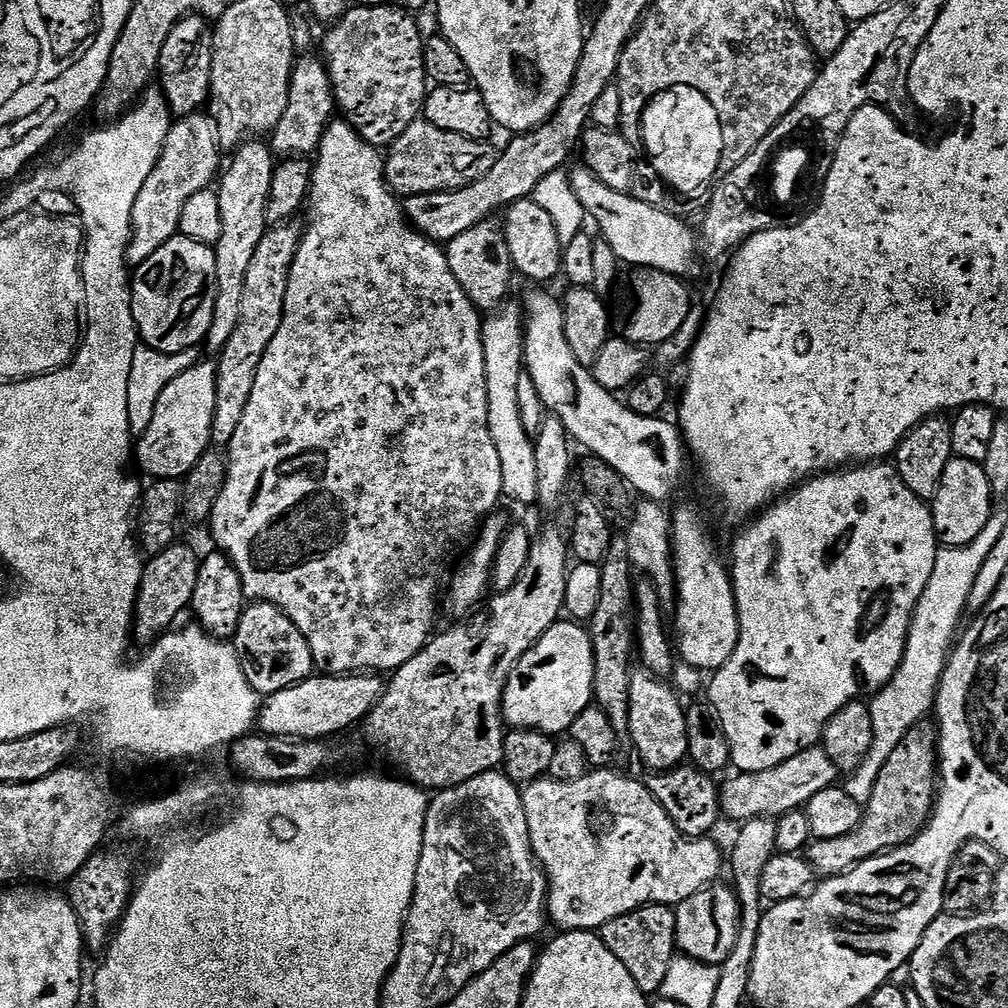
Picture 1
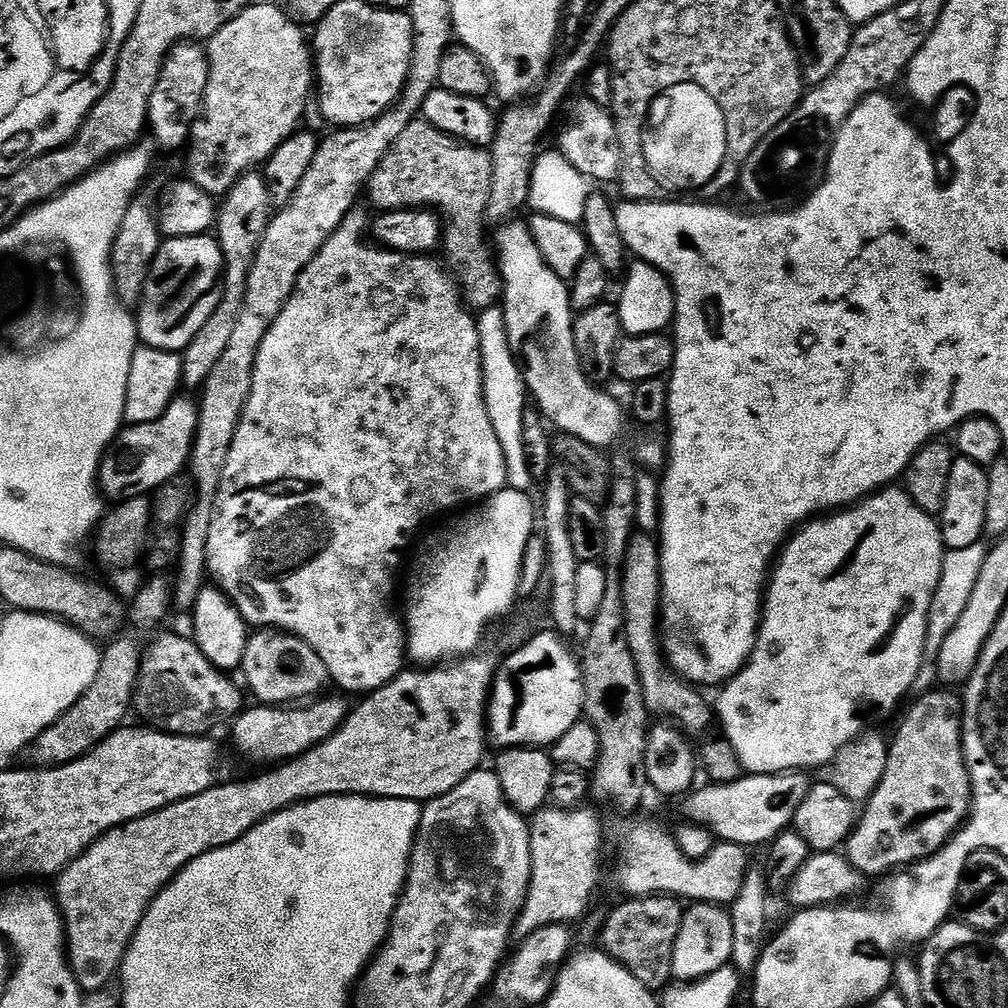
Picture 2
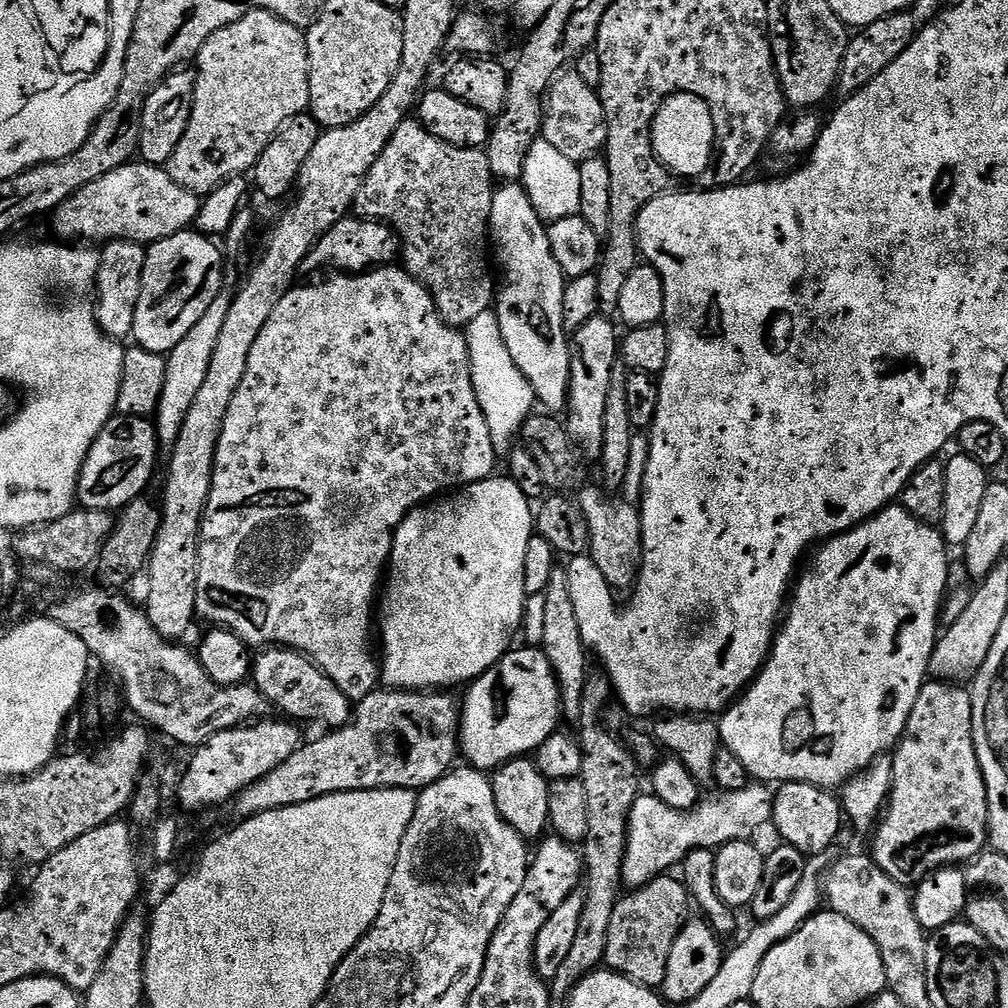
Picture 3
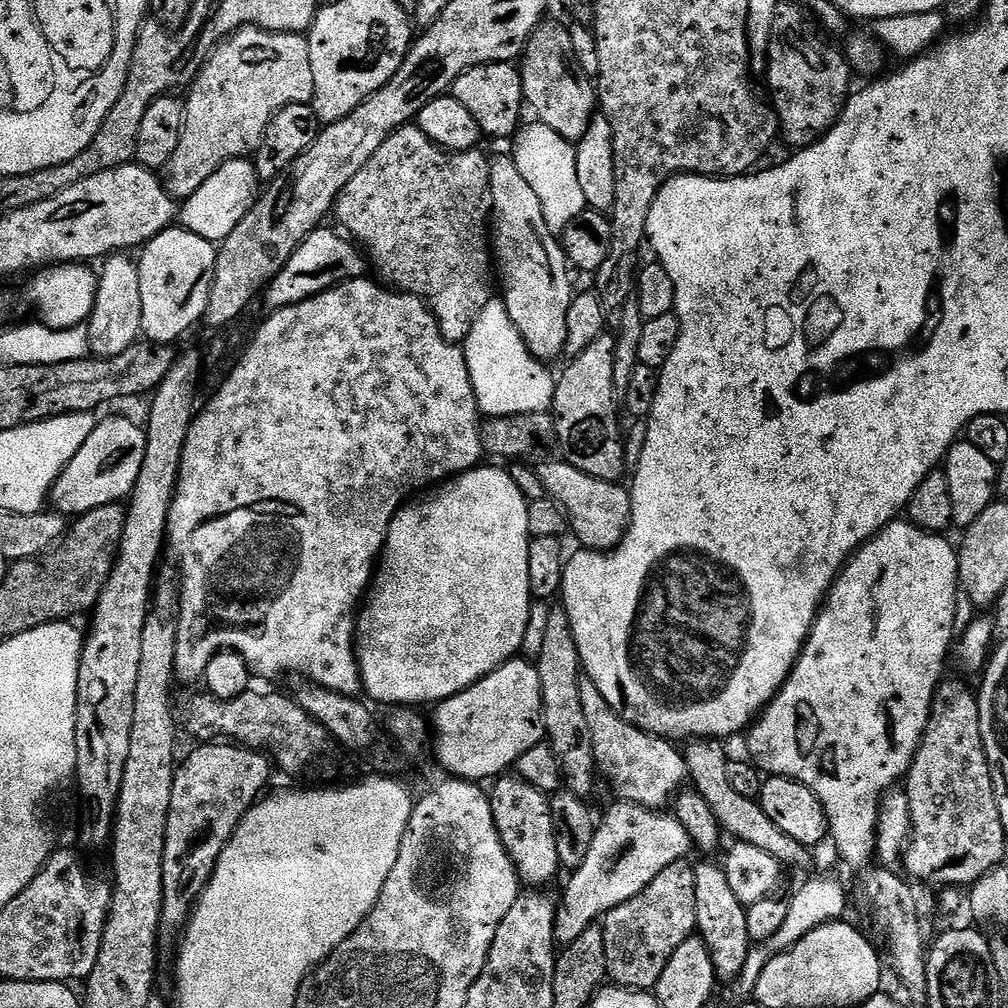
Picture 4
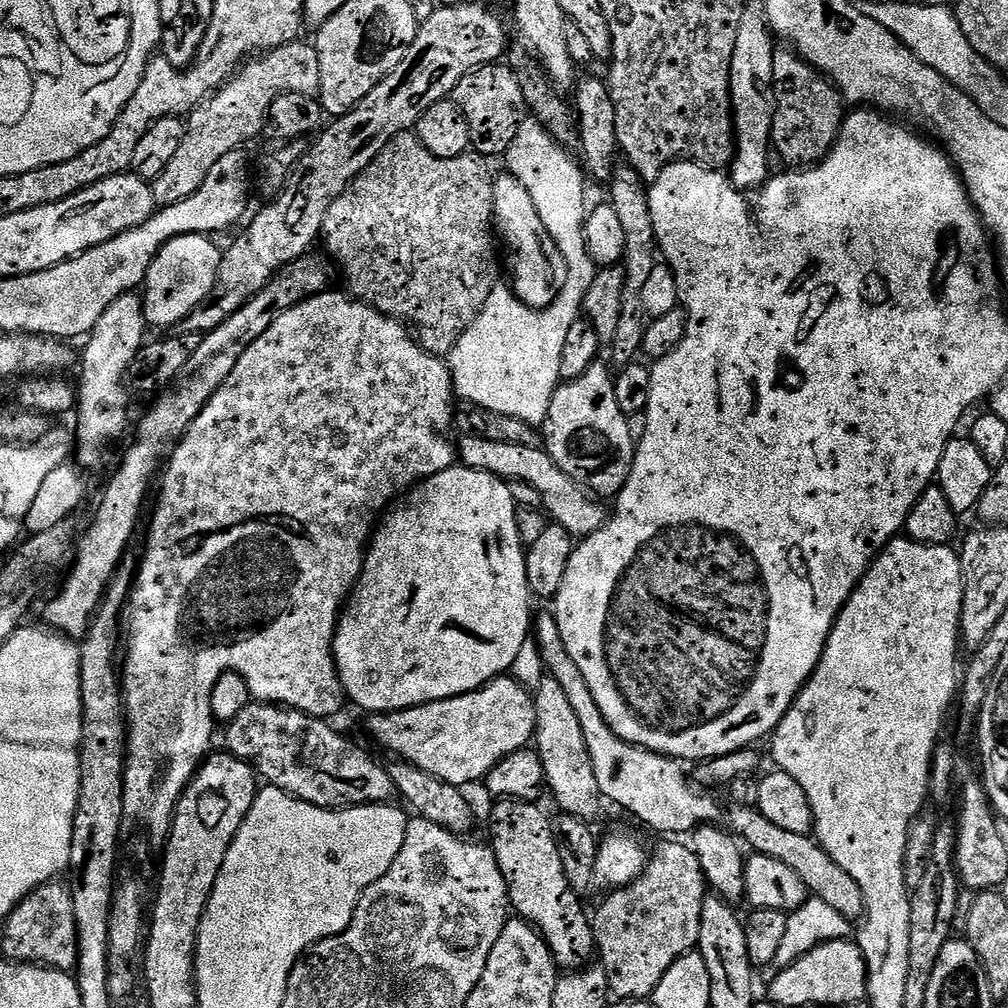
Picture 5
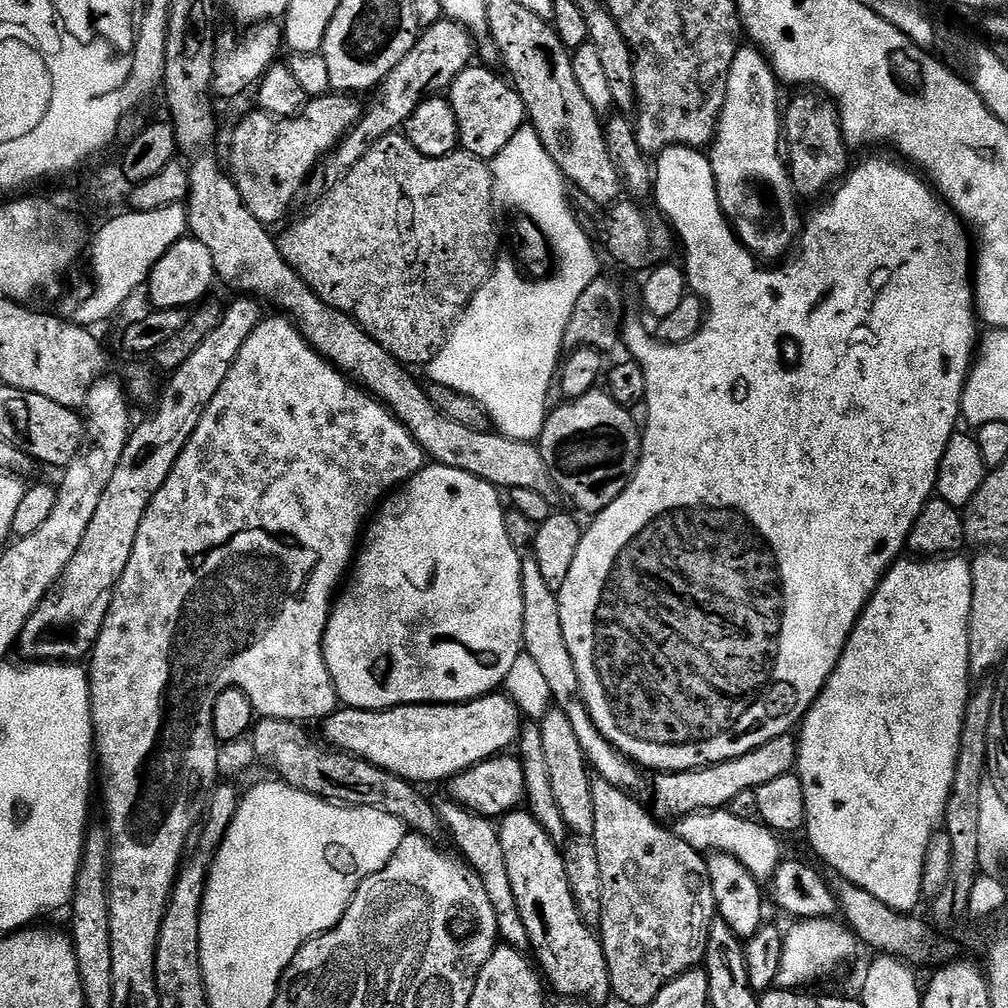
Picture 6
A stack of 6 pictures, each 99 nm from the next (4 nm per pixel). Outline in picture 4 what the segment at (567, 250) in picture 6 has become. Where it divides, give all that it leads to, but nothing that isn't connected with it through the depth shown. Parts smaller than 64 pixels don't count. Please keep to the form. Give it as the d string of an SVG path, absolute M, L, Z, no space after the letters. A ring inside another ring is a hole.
M539 122L531 123L525 123L514 137L514 159L522 178L526 178L534 194L538 194L546 222L554 230L563 230L570 221L578 218L578 214L586 211L582 189L578 183L576 149L573 141L562 138L562 134L554 134L550 126ZM493 298L488 301L487 306L482 310L482 314L478 314L478 318L472 323L468 339L463 341L462 347L474 386L476 405L480 407L480 411L485 417L548 412L551 409L557 377L551 376L544 369L547 367L529 352L520 336L520 331L516 329L514 322L510 322L510 314L506 310L503 299Z

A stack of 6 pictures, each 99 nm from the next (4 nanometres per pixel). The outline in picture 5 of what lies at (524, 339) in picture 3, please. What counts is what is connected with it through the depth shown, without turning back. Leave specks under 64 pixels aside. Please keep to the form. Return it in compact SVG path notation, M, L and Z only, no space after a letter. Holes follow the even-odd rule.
M510 174L497 175L492 181L494 186L494 221L502 252L508 255L508 264L512 267L510 287L526 306L531 308L548 308L556 300L558 285L562 280L562 261L556 248L554 238L546 230L542 222L542 214L538 214L538 206L534 206L534 198L530 198L530 190L518 182Z

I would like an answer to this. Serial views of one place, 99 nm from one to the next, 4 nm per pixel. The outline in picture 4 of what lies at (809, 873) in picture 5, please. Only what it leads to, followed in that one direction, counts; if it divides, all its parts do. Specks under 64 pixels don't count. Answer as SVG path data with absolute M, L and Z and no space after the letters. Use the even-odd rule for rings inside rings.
M693 738L683 745L682 753L689 781L693 789L702 794L709 803L721 831L727 835L729 832L733 836L733 841L758 846L758 850L766 850L766 854L770 854L770 858L774 858L785 869L810 867L813 853L798 842L794 842L794 838L786 838L786 834L782 834L782 830L778 830L778 826L774 826L774 822L766 818L756 800L744 798L730 786L726 771L730 753L720 744L723 743L716 738Z

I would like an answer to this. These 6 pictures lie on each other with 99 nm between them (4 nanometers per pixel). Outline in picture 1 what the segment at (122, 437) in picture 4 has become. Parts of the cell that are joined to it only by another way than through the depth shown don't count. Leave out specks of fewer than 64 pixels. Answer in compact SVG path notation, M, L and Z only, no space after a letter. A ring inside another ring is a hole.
M200 362L196 367L178 374L162 391L154 407L154 418L150 426L141 434L134 444L134 460L140 463L142 471L148 478L158 480L180 480L188 475L193 466L204 457L212 444L212 419L216 409L216 365Z

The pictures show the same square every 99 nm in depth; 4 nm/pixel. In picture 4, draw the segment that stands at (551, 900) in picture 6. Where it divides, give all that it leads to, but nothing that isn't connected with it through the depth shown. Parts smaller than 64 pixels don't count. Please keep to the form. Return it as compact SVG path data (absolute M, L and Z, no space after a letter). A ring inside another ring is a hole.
M504 774L491 785L490 799L494 826L510 854L521 885L540 890L562 872L558 846L554 842L554 822L550 818L549 797L515 774Z

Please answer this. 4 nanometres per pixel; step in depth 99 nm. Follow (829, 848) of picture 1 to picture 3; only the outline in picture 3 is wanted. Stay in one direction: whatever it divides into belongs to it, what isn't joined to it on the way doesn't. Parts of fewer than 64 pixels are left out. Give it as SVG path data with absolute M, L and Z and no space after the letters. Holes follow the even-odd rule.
M929 679L914 702L904 736L891 753L892 795L874 828L870 855L894 882L919 885L942 868L964 866L989 847L986 782L974 750L972 693L959 684Z

